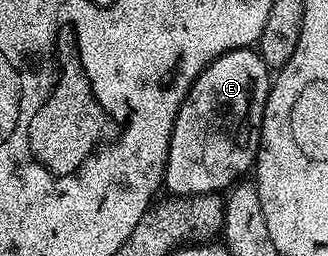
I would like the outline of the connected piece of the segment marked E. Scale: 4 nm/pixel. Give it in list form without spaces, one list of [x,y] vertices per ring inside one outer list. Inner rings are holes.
[[[256,48],[232,49],[223,55],[219,55],[207,68],[200,73],[195,80],[193,86],[189,89],[189,93],[183,99],[183,103],[179,107],[179,115],[175,115],[175,127],[171,131],[171,143],[167,151],[167,163],[165,164],[164,188],[175,197],[194,197],[195,195],[203,195],[204,193],[220,194],[222,191],[228,191],[246,176],[245,173],[254,168],[257,159],[257,148],[261,142],[261,120],[263,119],[263,111],[265,104],[269,98],[269,87],[271,84],[271,71],[263,63],[261,54]]]

